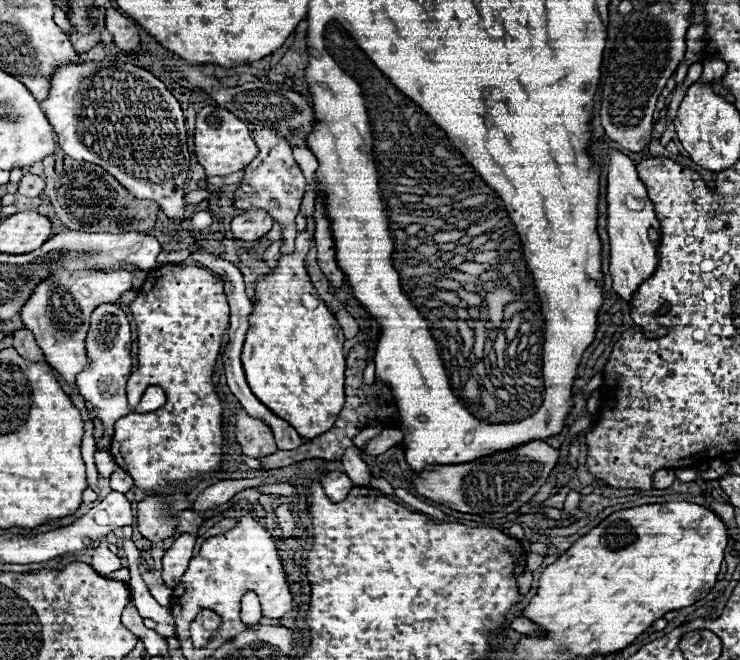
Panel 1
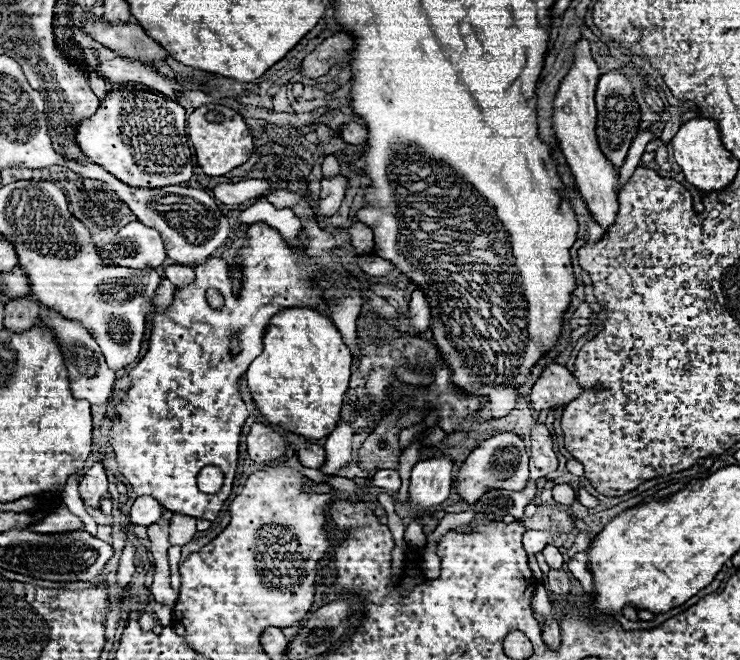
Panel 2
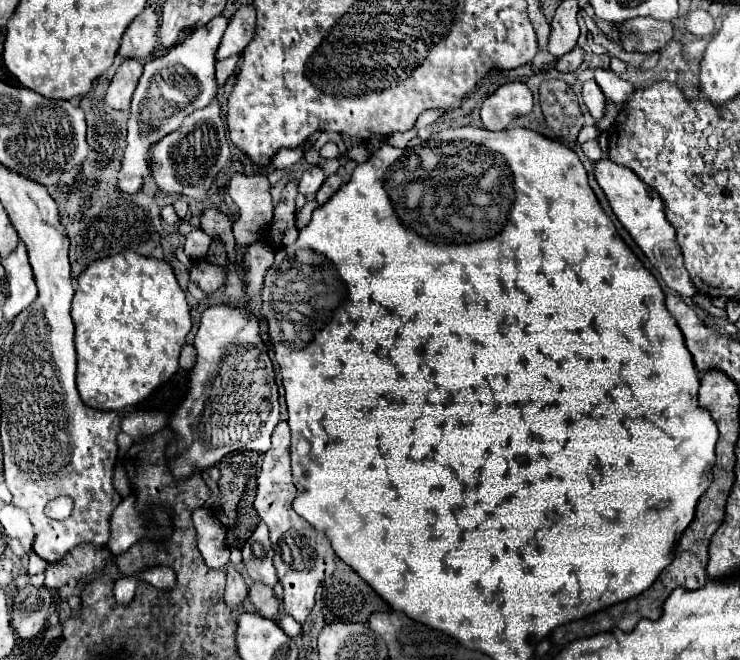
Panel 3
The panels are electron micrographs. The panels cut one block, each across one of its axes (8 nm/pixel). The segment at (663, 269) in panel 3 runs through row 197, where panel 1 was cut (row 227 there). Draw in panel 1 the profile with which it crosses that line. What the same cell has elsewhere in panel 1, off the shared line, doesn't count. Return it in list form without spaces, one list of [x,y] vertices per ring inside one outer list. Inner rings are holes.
[[[608,150],[608,168],[610,178],[606,186],[606,228],[610,236],[610,276],[612,276],[612,288],[614,292],[630,300],[636,292],[636,286],[644,282],[654,270],[656,270],[656,250],[658,250],[658,238],[660,238],[660,224],[654,214],[654,206],[648,198],[646,188],[642,180],[638,178],[638,172],[634,168],[634,162],[624,156],[618,150]]]

